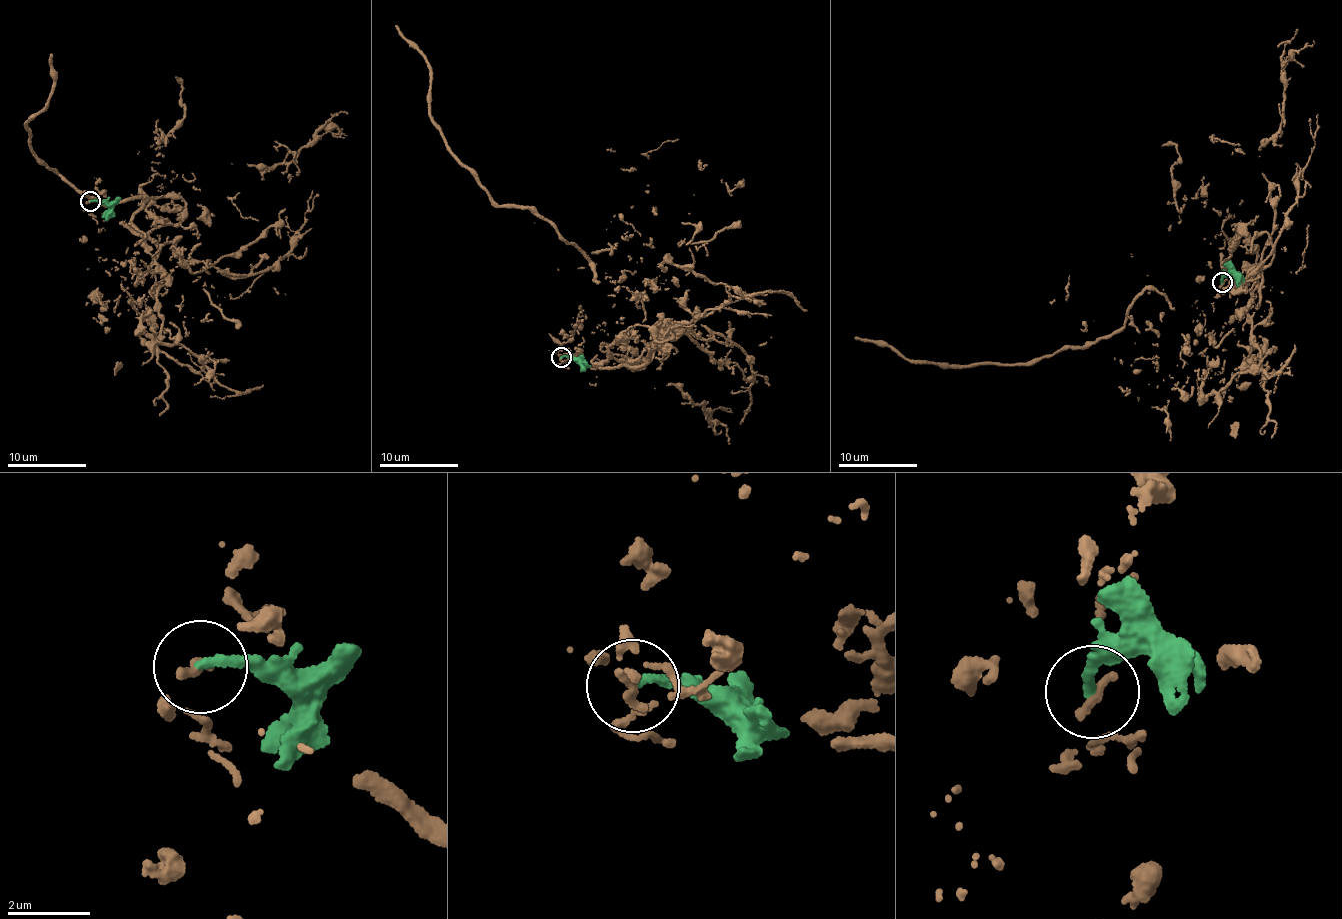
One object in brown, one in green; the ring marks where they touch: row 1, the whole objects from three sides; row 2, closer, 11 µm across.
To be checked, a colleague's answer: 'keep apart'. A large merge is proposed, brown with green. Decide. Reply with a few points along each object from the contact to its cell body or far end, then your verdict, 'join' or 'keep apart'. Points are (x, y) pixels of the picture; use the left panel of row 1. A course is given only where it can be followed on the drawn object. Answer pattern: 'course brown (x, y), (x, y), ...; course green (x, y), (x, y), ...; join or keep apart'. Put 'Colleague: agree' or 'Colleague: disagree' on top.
Colleague: agree
course brown (90, 202), (84, 242), (127, 249), (154, 346), (214, 380), (143, 334), (124, 203), (31, 147), (51, 53); course green (90, 202), (106, 202), (108, 210), (102, 217); keep apart

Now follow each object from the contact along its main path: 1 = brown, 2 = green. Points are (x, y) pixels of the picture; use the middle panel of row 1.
1: (562, 357), (626, 297), (661, 342), (763, 303), (635, 231), (588, 255), (489, 200), (395, 25)
2: (562, 357), (574, 359), (582, 363), (582, 370)

